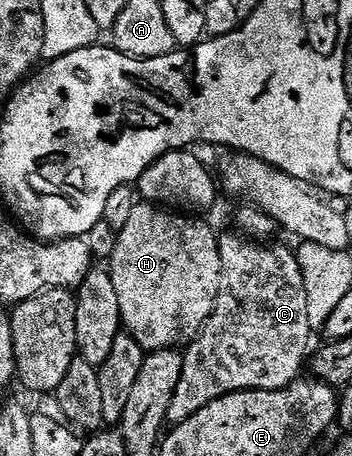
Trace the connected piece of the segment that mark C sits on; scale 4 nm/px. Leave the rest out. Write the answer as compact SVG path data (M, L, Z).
M236 235L220 237L221 281L215 306L201 331L184 349L183 374L179 374L179 386L171 397L166 414L170 425L187 422L187 418L203 410L203 406L230 396L232 392L278 392L298 379L306 367L311 352L311 329L307 322L307 290L303 286L303 272L299 270L296 251L281 244Z

